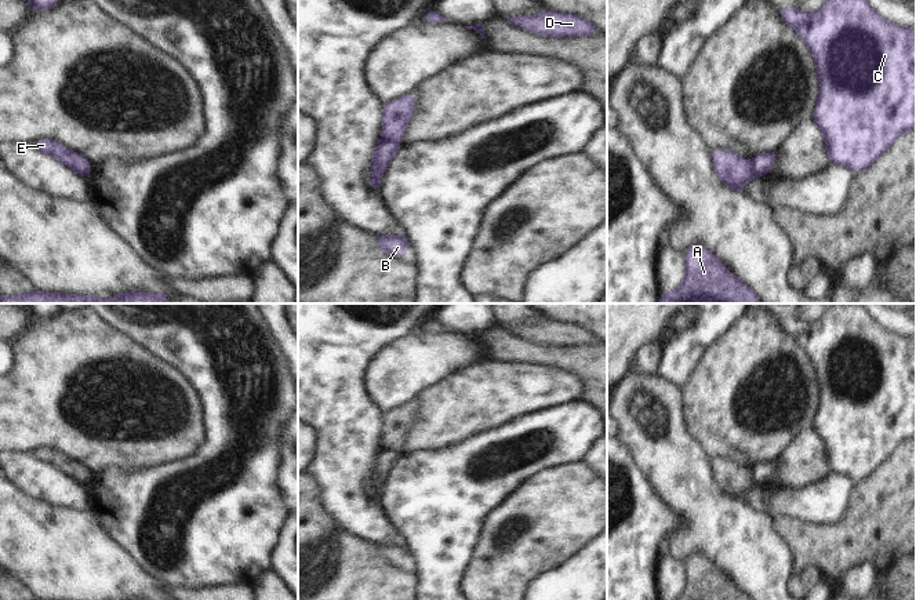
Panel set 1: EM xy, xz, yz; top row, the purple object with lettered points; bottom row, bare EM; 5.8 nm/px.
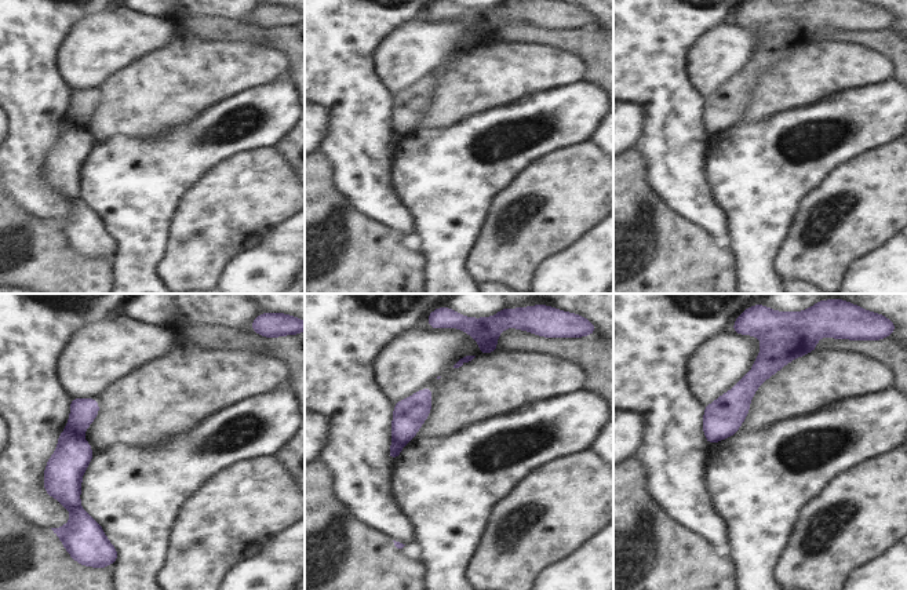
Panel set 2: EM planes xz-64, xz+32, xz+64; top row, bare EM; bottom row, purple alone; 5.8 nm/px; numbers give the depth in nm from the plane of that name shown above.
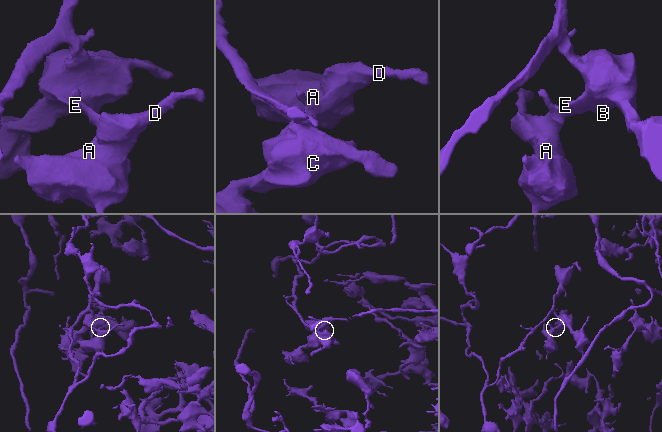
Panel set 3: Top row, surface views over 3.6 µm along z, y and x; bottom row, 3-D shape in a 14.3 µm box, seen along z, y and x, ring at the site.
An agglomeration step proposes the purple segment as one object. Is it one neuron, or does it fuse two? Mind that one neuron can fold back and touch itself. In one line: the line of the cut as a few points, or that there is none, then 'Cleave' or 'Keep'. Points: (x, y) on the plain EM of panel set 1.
Split along xz (382, 448), (397, 453). Cleave.

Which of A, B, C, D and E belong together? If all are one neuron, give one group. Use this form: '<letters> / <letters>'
A D / B C E

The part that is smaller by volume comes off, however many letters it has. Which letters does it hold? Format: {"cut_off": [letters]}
{"cut_off": ["A", "D"]}

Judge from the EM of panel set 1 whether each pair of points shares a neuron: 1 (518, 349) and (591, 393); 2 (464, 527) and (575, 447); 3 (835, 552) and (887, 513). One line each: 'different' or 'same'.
1: same
2: same
3: same

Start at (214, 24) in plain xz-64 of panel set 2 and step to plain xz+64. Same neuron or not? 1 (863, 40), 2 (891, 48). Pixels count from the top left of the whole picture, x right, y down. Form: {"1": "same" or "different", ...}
{"1": "same", "2": "same"}

